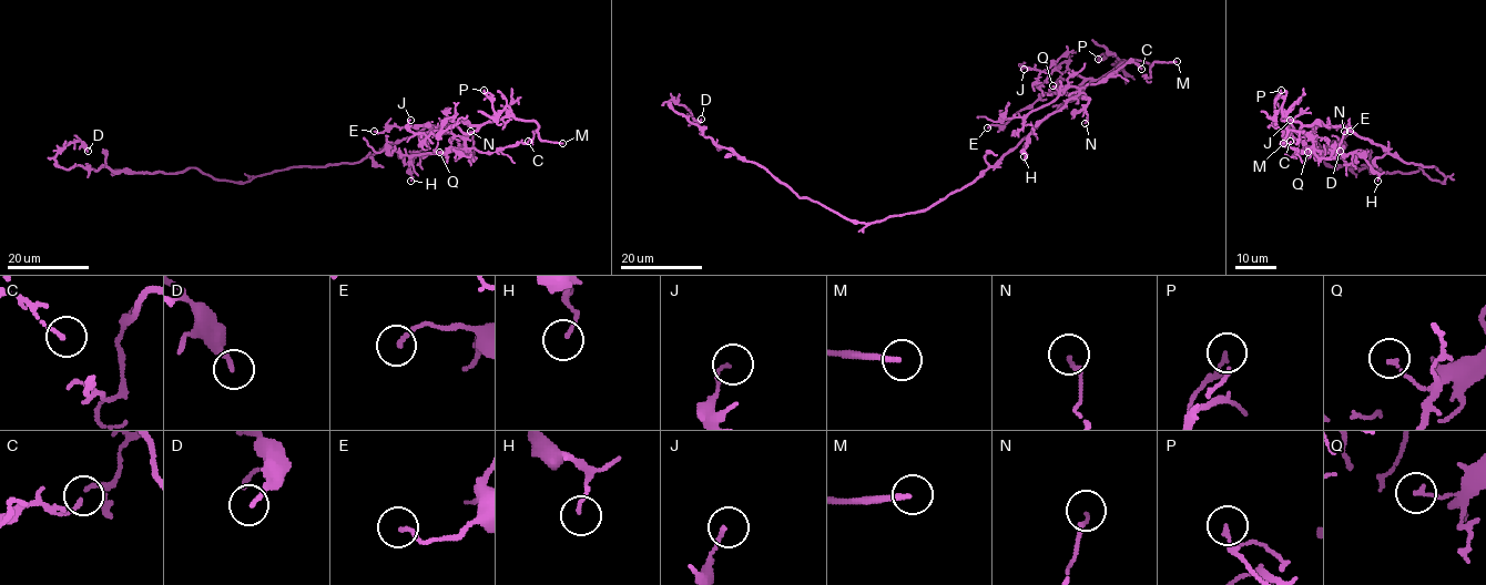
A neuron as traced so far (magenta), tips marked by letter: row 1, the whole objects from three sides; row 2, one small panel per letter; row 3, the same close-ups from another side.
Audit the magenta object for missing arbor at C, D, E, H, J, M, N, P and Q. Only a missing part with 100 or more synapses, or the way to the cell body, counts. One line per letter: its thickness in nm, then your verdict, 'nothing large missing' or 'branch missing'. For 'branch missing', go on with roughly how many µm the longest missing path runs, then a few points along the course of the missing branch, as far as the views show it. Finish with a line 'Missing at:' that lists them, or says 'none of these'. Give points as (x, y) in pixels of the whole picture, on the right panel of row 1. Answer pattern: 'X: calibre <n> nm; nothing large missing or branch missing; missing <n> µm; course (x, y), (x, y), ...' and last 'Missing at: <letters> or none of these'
C: calibre 90 nm; nothing large missing
D: calibre 160 nm; nothing large missing
E: calibre 140 nm; nothing large missing
H: calibre 110 nm; nothing large missing
J: calibre 110 nm; nothing large missing
M: calibre 200 nm; branch missing; missing 35 µm; course (1283, 143), (1305, 132), (1320, 132), (1326, 137), (1361, 136)
N: calibre 130 nm; nothing large missing
P: calibre 100 nm; nothing large missing
Q: calibre 140 nm; nothing large missing
Missing at: M

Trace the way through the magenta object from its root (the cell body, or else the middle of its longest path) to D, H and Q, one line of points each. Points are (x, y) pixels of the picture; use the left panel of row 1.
D: (314, 166), (232, 182), (194, 167), (125, 173), (63, 168), (54, 161), (71, 142), (88, 151)
H: (314, 166), (359, 162), (427, 126), (461, 122), (477, 126), (464, 150), (416, 152), (410, 181)
Q: (314, 166), (359, 162), (427, 126), (446, 126), (461, 122), (477, 126), (462, 149), (439, 152)

